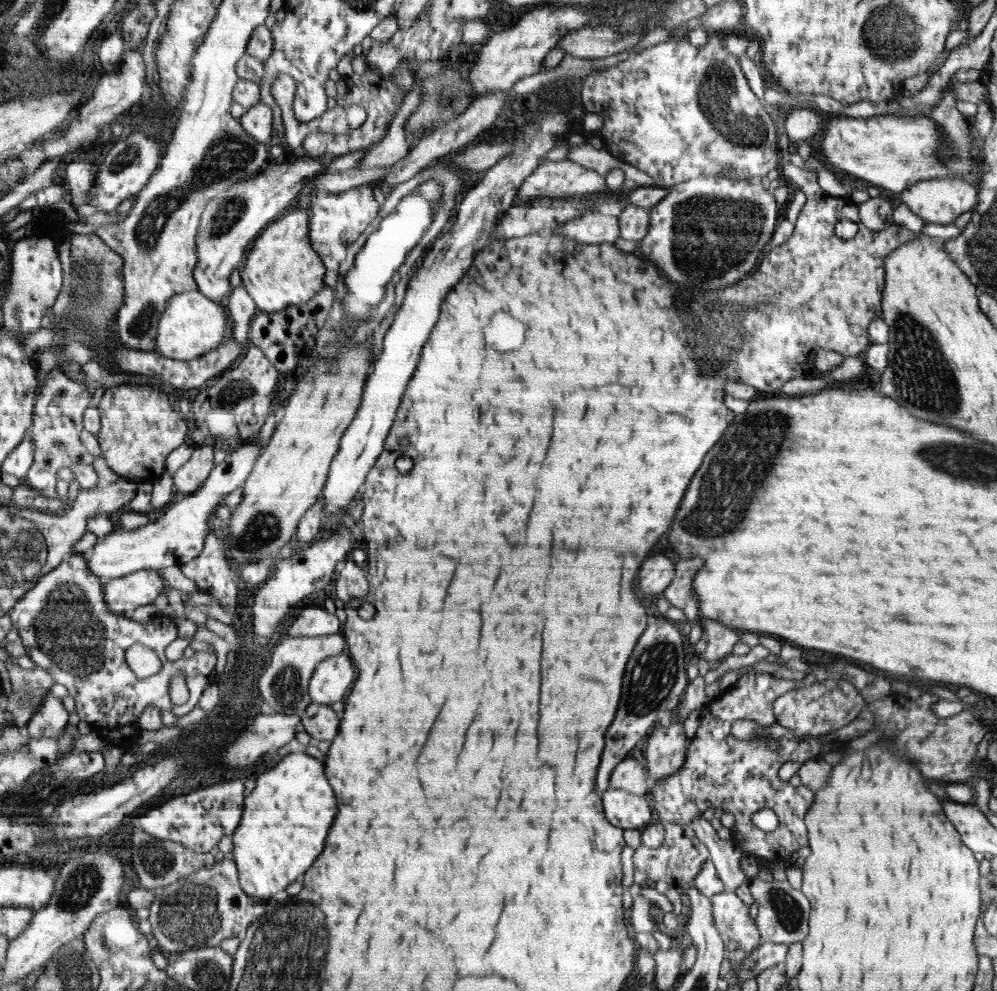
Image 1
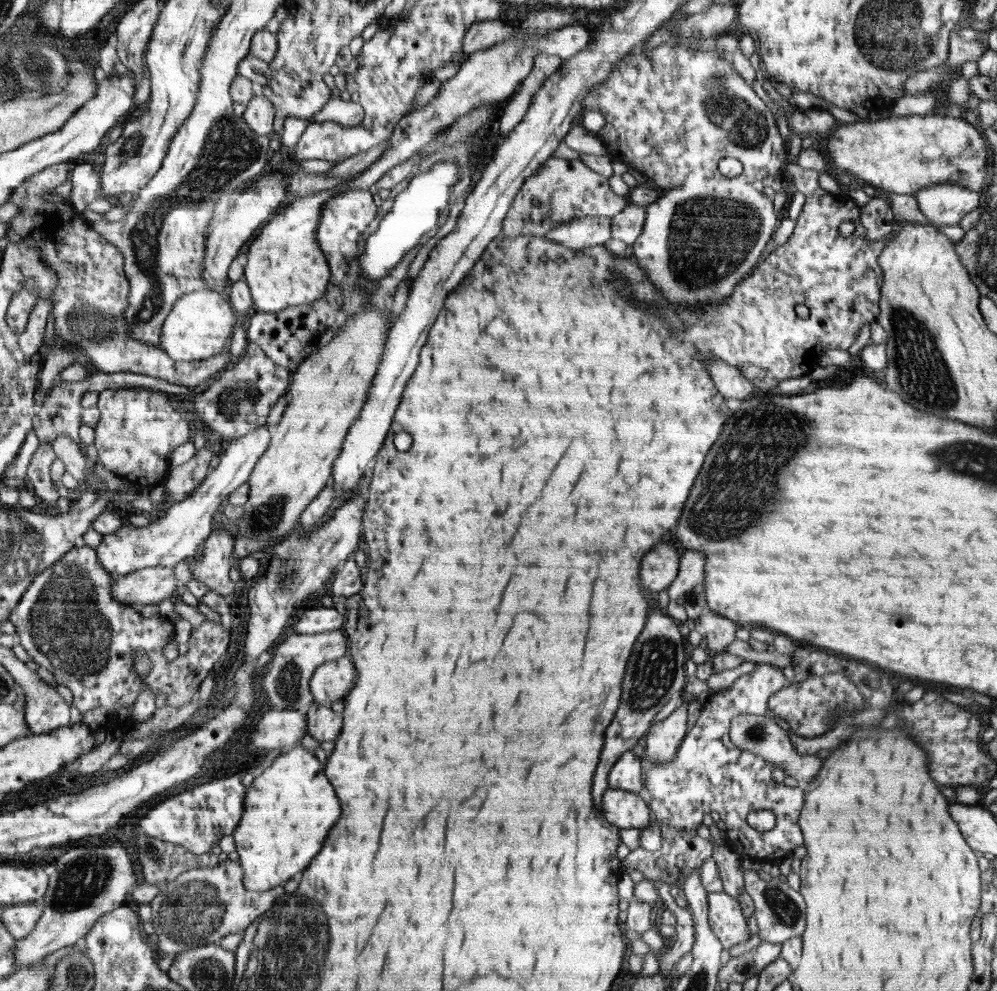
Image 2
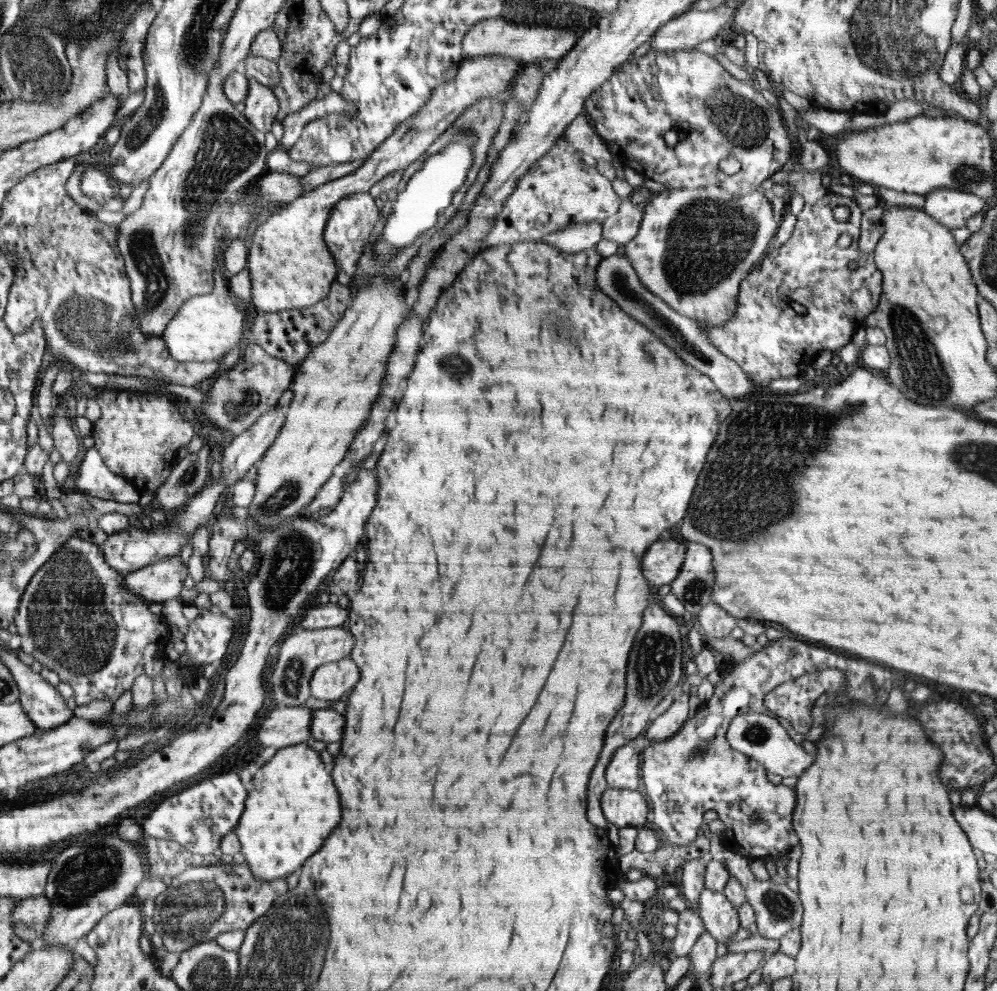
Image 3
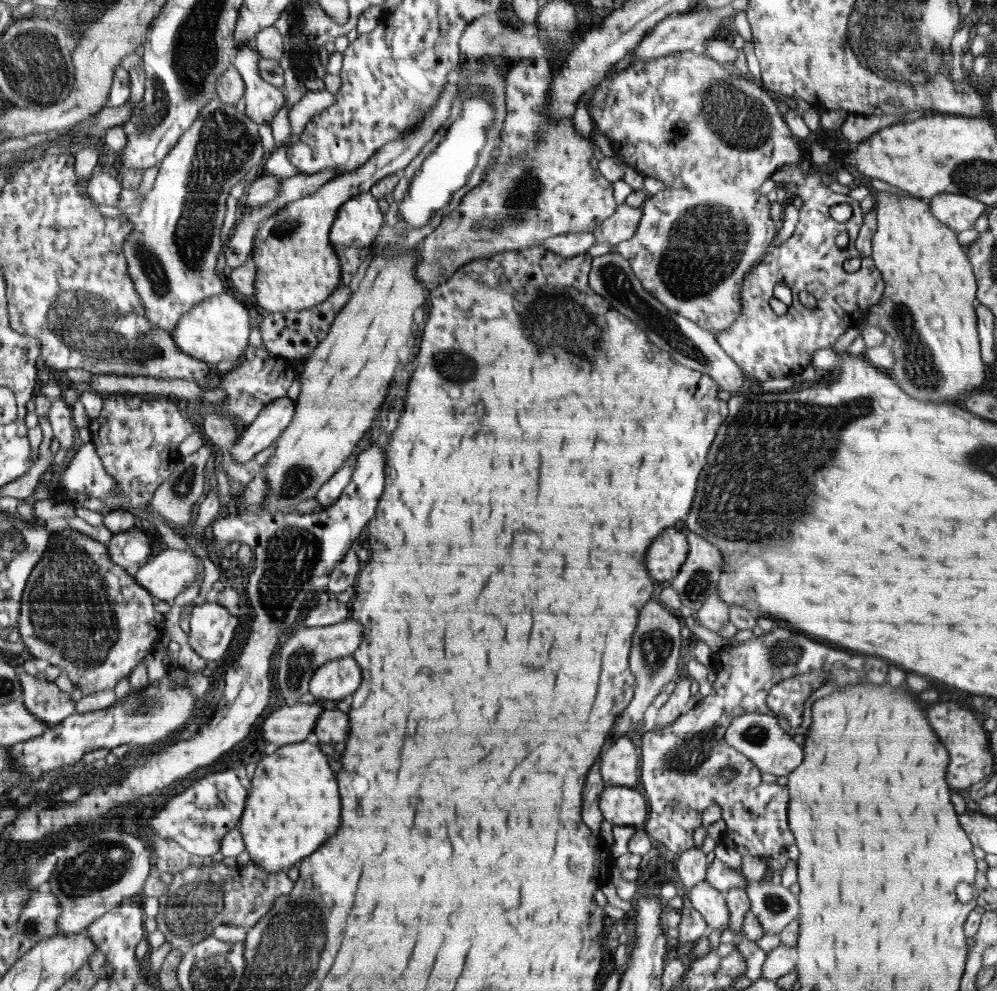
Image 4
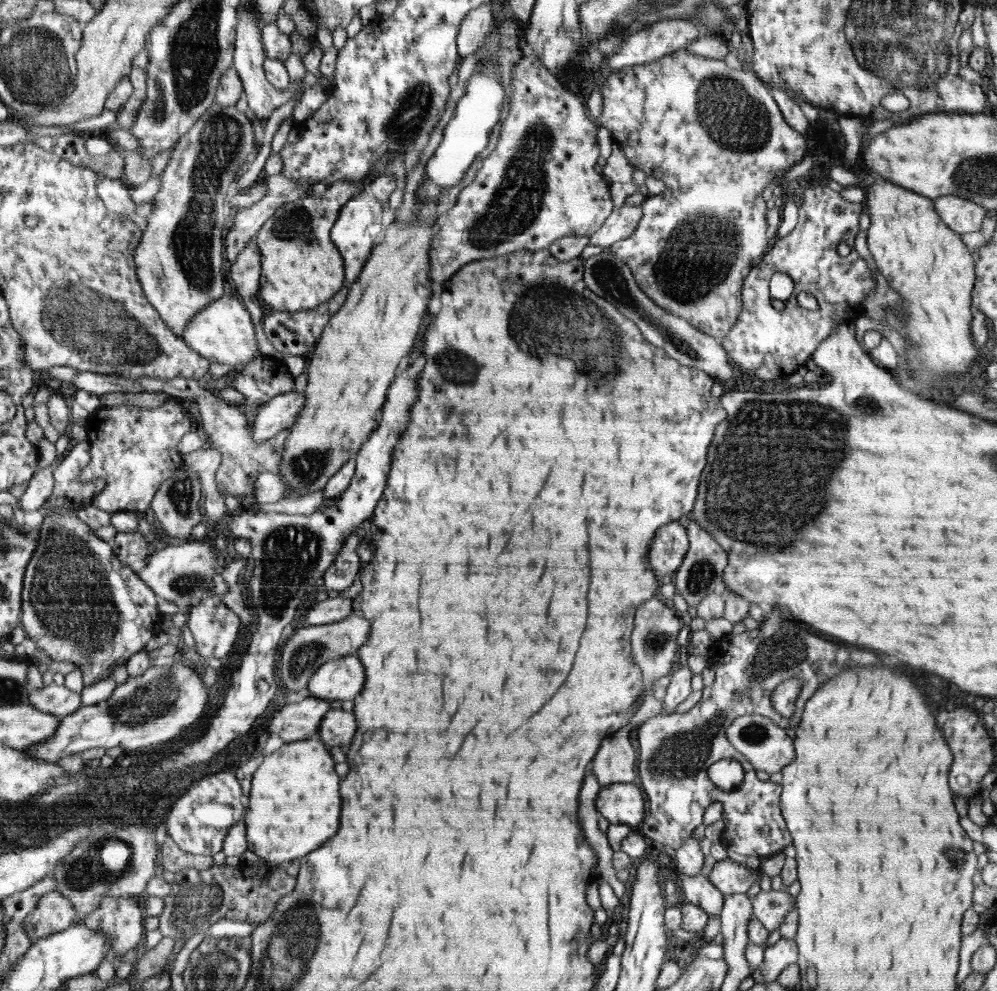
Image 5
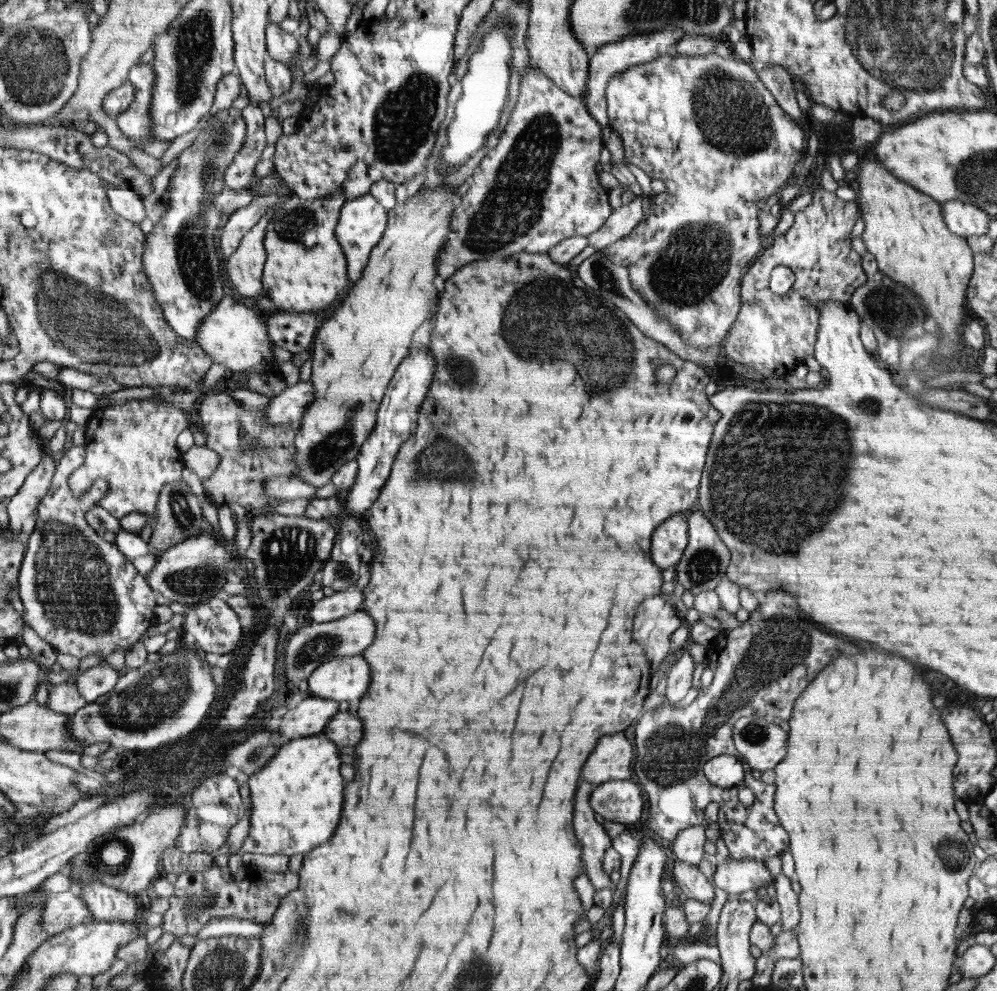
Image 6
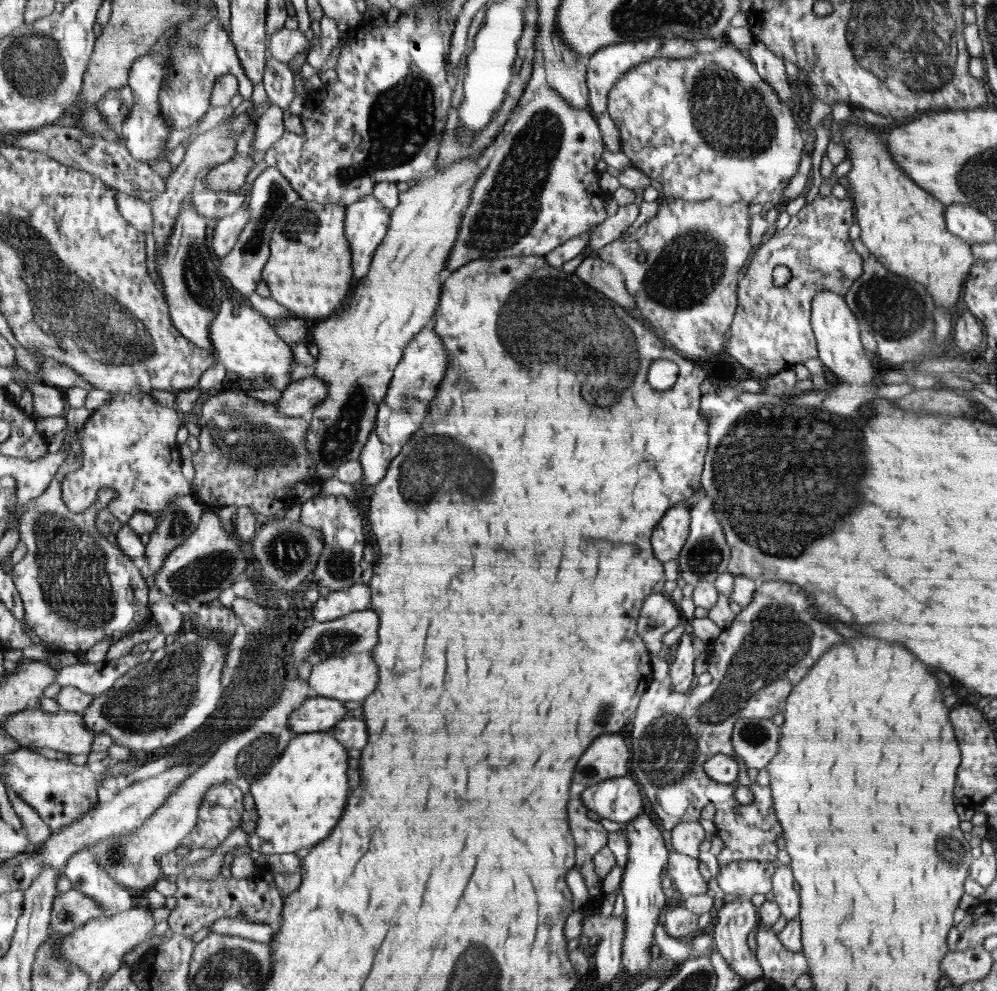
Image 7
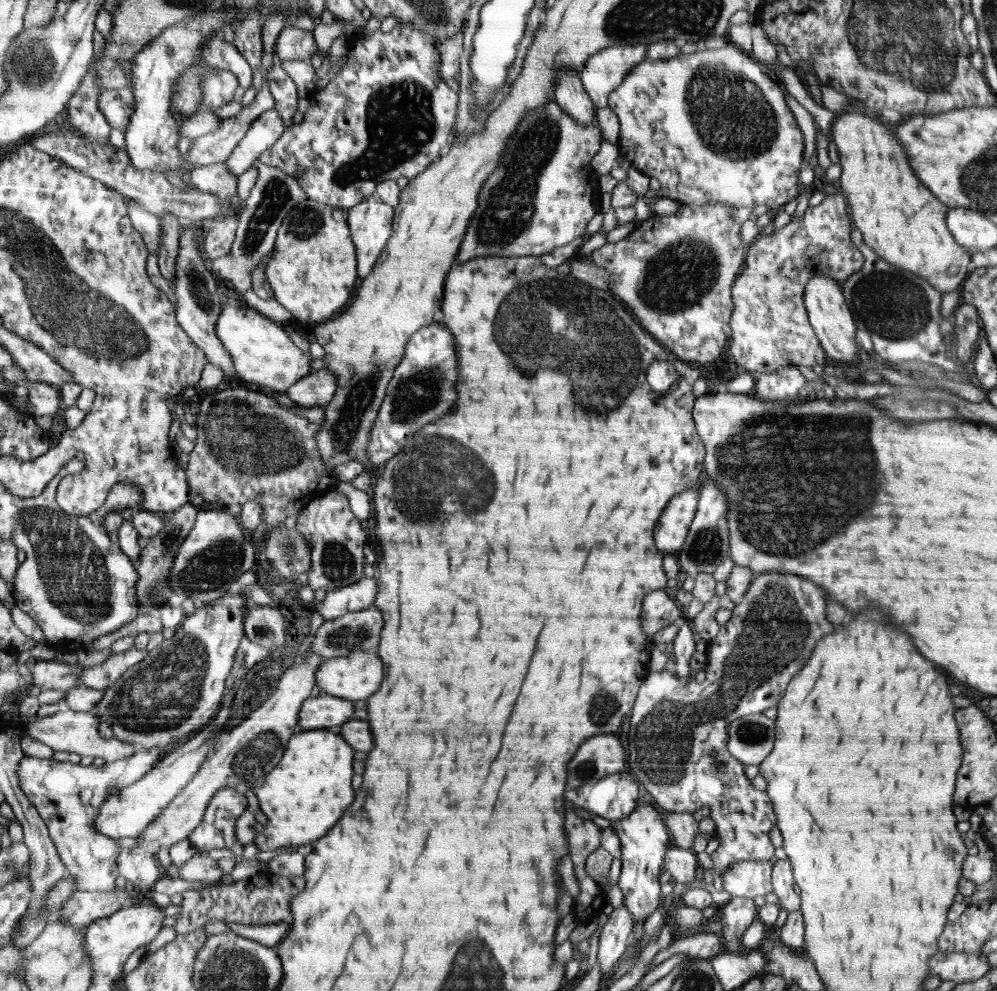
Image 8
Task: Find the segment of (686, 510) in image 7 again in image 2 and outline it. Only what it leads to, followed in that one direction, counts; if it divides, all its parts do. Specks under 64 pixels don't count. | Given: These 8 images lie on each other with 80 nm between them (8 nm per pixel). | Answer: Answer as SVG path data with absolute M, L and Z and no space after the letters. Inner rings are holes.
M658 544L648 552L640 564L642 584L656 592L668 588L678 574L681 551L672 544Z

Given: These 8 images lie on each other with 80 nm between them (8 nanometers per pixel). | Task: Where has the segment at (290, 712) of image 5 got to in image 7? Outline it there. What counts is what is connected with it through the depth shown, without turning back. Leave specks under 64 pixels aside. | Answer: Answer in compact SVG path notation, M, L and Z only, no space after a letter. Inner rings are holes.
M310 696L288 717L293 734L330 731L348 710L338 699Z

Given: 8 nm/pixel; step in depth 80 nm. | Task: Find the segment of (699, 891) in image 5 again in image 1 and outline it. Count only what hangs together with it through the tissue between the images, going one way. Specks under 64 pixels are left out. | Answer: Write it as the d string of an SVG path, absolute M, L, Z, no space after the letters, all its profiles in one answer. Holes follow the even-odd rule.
M722 891L711 898L715 928L723 940L726 954L741 948L745 954L763 943L755 920L734 891Z

